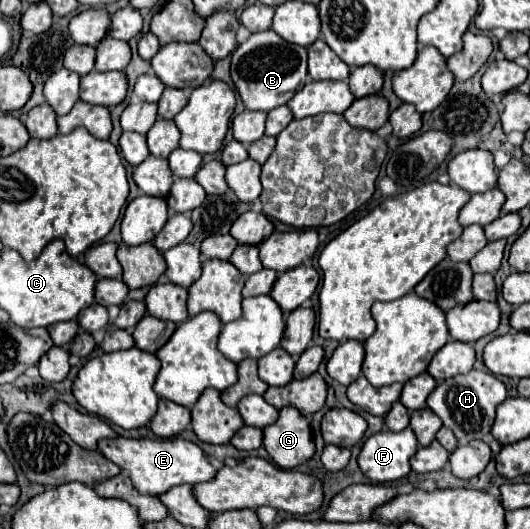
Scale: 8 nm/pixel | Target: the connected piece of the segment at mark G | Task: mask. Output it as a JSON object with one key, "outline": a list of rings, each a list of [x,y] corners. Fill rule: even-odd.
{"outline":[[[297,408],[279,410],[279,420],[263,428],[263,446],[281,468],[305,464],[315,454],[311,426]]]}

